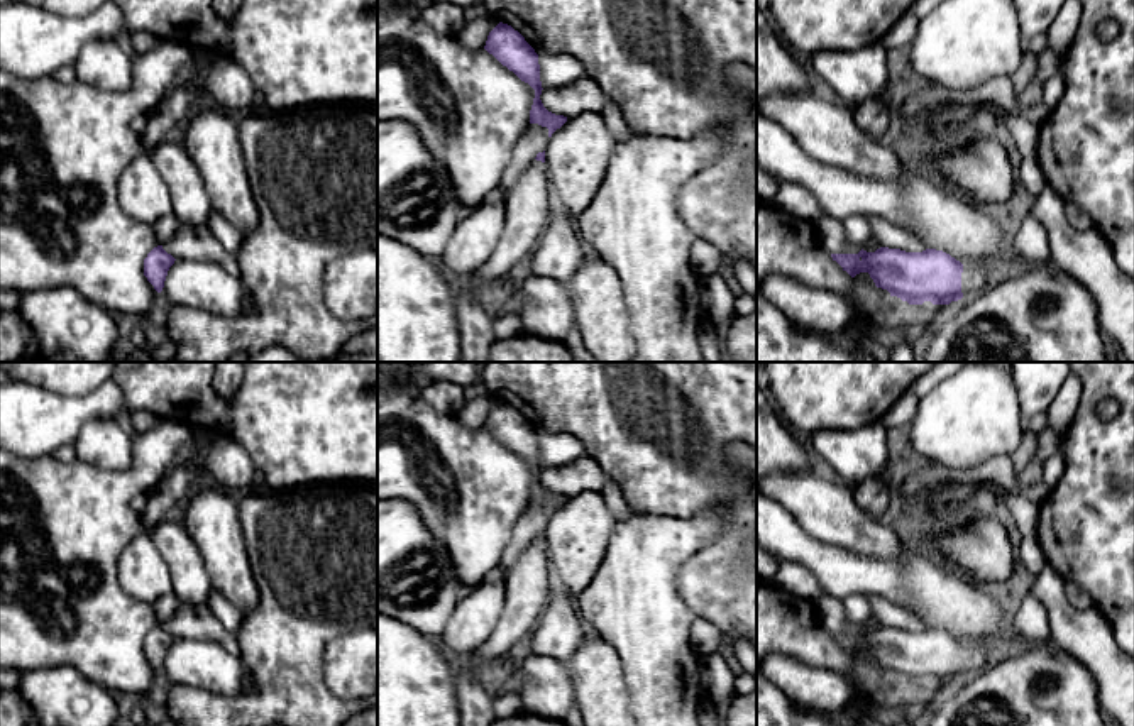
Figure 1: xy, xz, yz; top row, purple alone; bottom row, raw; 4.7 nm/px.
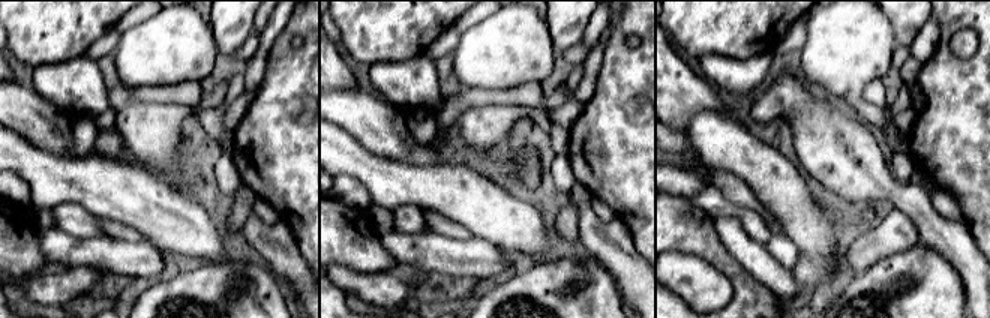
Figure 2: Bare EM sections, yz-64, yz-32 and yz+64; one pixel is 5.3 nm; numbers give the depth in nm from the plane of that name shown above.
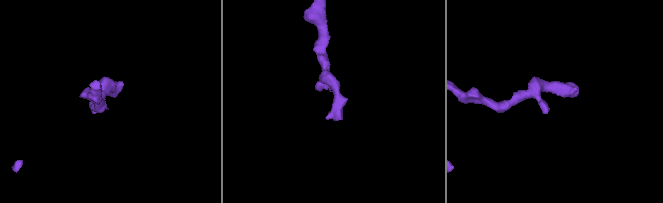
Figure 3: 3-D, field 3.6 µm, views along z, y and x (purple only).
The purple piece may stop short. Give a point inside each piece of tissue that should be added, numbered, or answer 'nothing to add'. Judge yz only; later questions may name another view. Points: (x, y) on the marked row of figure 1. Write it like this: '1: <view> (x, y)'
1: yz (1029, 247)

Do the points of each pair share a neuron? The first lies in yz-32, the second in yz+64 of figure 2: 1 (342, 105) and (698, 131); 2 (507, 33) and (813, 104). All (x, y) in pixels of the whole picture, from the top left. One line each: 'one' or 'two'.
1: one
2: two

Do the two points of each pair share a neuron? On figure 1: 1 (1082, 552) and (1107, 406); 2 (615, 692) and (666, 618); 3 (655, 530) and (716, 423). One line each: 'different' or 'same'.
1: different
2: different
3: different

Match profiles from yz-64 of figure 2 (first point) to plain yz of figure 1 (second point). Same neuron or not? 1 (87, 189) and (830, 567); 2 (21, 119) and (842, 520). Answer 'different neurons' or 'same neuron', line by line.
1: same neuron
2: same neuron

